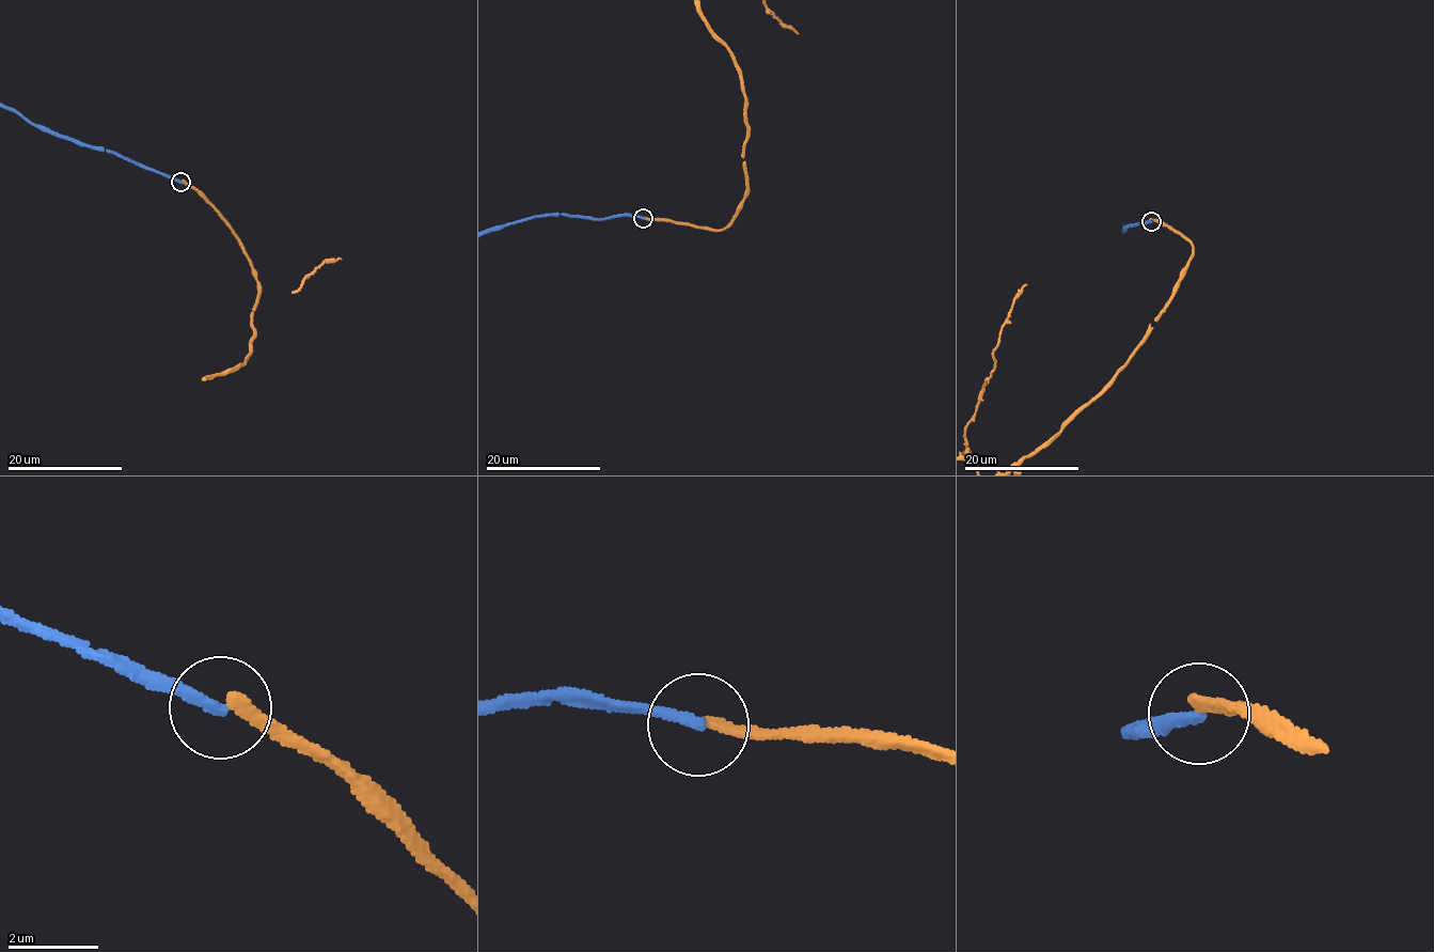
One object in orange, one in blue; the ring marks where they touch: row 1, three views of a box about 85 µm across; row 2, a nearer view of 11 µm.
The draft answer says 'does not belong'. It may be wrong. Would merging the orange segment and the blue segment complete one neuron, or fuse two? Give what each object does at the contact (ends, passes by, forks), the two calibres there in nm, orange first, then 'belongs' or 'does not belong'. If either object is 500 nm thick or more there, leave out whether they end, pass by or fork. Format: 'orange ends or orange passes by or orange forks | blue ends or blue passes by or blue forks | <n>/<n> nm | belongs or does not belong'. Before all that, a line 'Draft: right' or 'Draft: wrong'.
Draft: right
orange ends | blue ends | 240/260 nm | does not belong

